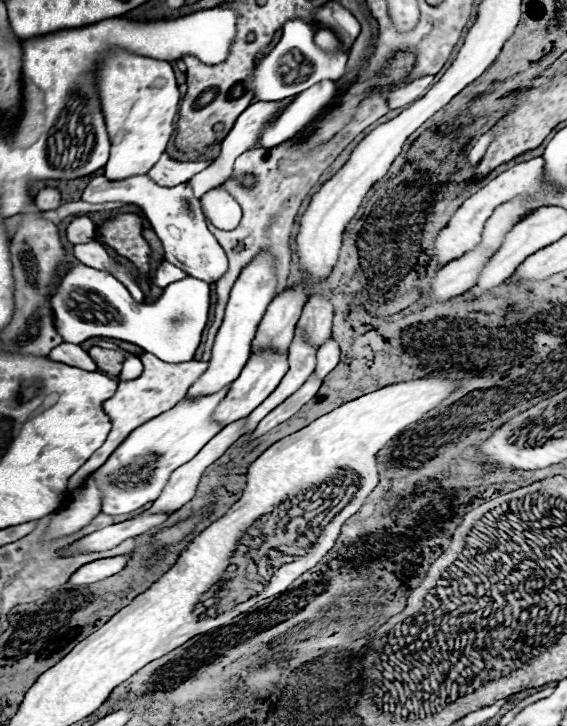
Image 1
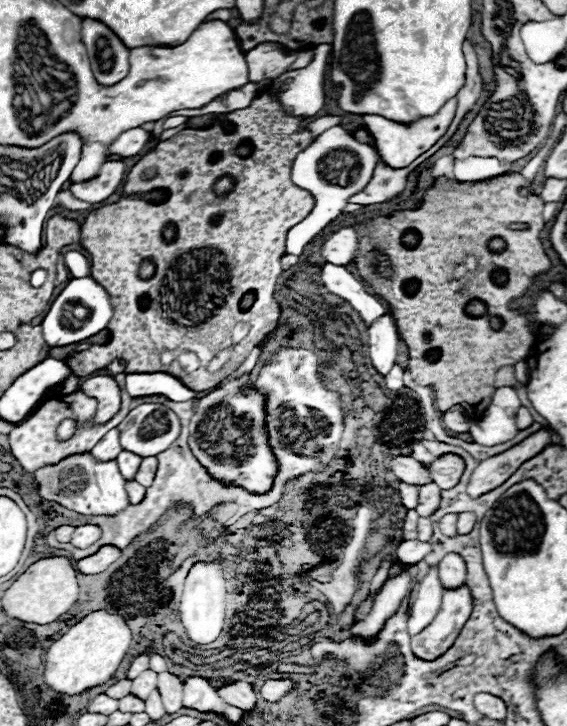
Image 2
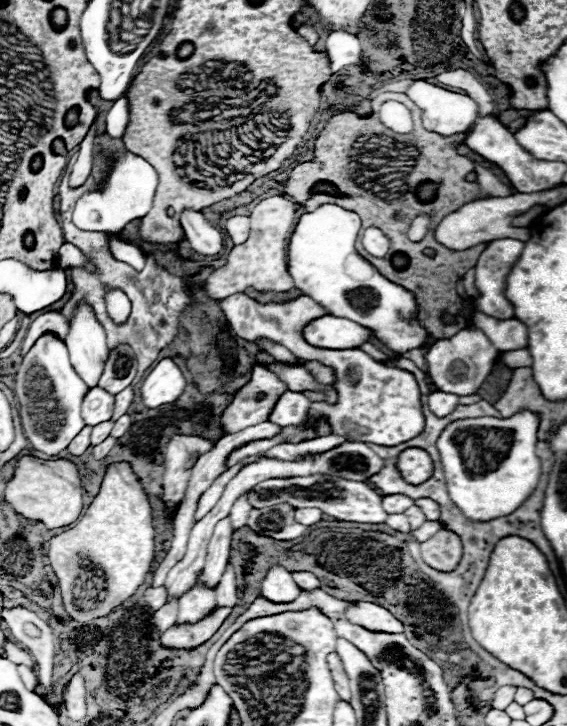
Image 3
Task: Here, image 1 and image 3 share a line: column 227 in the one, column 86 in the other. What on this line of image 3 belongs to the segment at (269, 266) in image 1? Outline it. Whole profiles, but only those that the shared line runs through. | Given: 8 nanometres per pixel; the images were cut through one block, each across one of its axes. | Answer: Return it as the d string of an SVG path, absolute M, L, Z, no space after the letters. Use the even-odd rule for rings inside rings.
M86 304L76 310L74 320L70 322L66 346L70 352L70 362L80 378L84 378L84 384L88 388L98 386L100 374L104 372L108 360L108 346L104 328L96 322Z

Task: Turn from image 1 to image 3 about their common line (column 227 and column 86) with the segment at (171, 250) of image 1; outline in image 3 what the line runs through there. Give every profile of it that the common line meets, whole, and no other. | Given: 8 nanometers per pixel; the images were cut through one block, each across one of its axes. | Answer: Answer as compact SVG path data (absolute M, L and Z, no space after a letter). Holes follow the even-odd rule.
M64 244L58 252L58 266L62 270L68 270L70 266L84 266L84 270L88 272L96 272L96 266L92 264L90 258L84 256L84 252L80 252L80 248L72 246L72 244Z

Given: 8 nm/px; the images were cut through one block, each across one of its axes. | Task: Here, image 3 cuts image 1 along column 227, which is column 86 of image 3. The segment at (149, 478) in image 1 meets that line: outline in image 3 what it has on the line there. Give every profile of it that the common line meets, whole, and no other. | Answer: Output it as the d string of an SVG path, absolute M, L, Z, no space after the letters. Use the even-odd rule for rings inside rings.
M44 334L24 356L14 384L14 396L20 406L22 430L34 450L48 458L58 458L62 450L80 434L86 426L82 420L82 400L88 386L76 374L70 364L68 348L52 334Z

